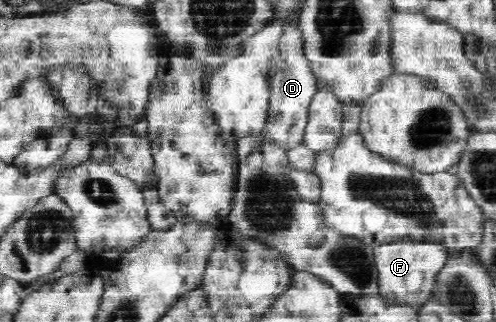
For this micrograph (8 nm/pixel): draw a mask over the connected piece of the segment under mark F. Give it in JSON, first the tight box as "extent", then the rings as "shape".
{"extent":[375,239,449,306],"shape":[[[397,239],[375,247],[375,264],[378,268],[380,296],[389,303],[420,306],[427,302],[433,290],[435,274],[441,270],[449,256],[449,250],[440,242]]]}

